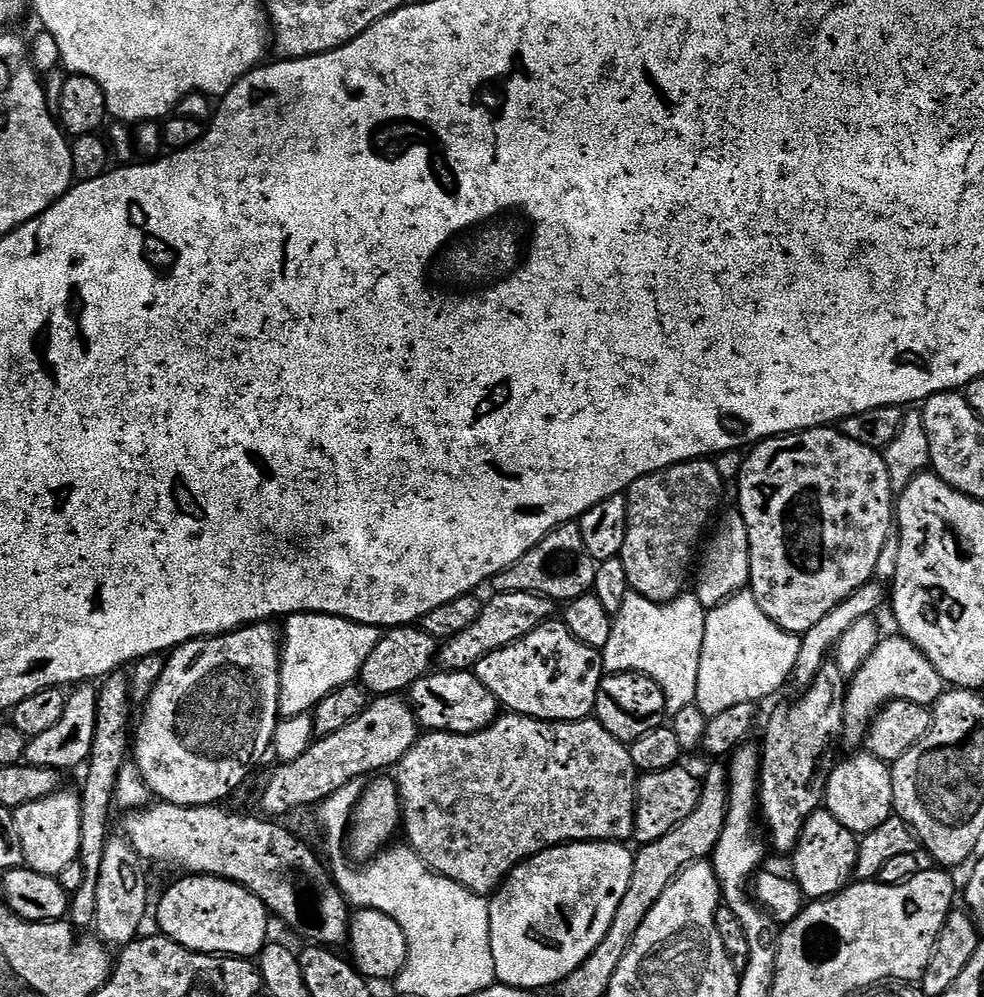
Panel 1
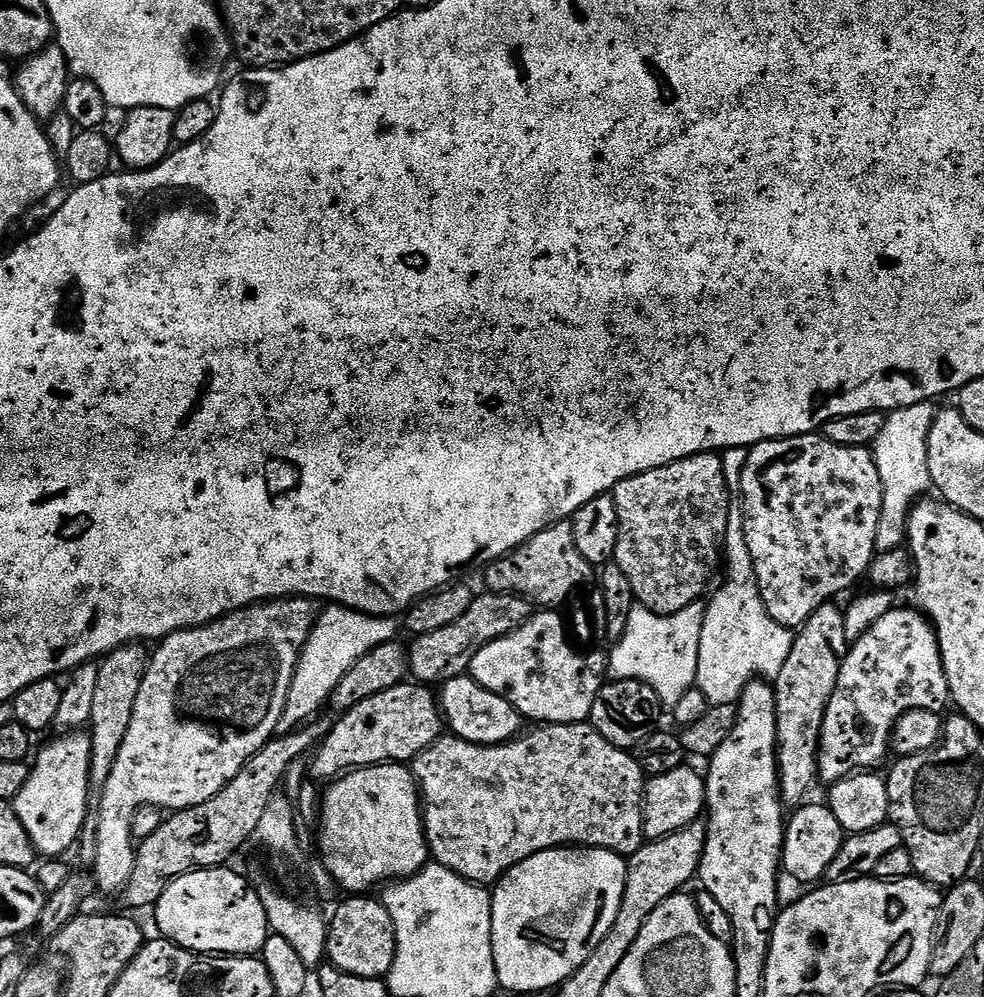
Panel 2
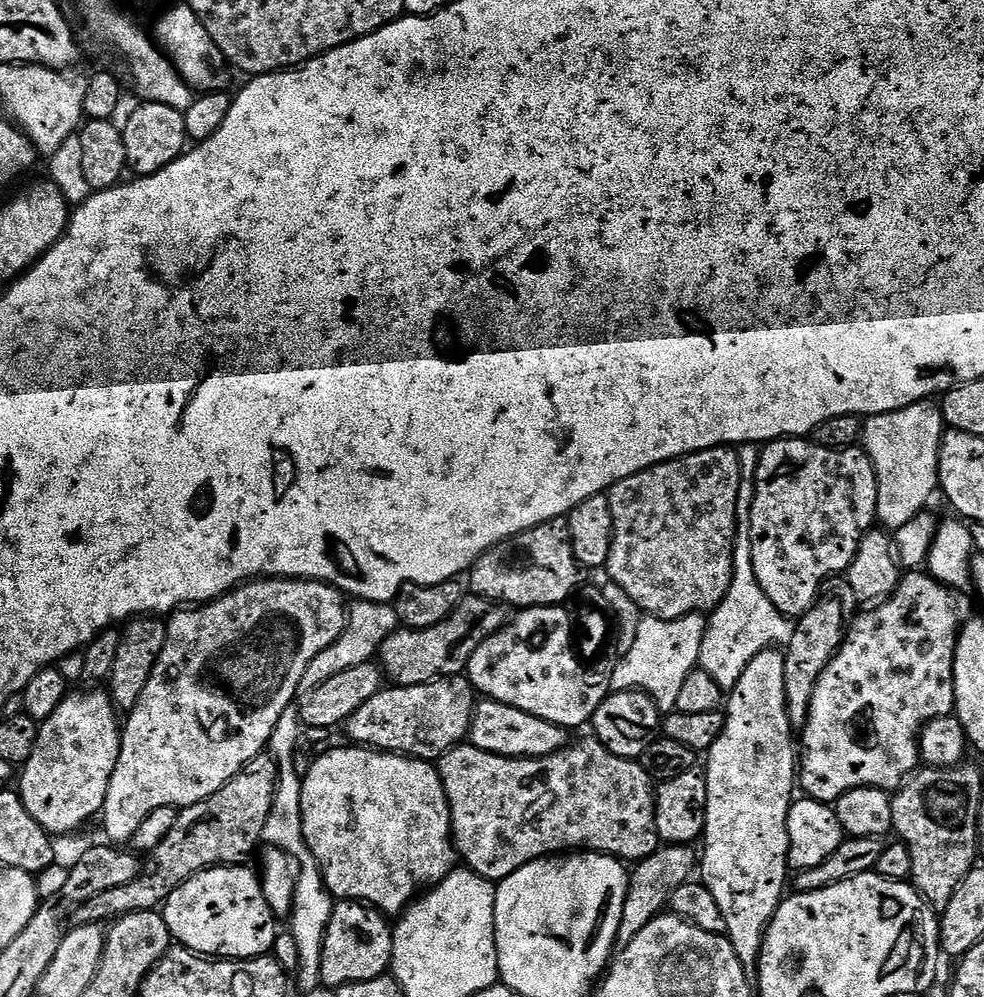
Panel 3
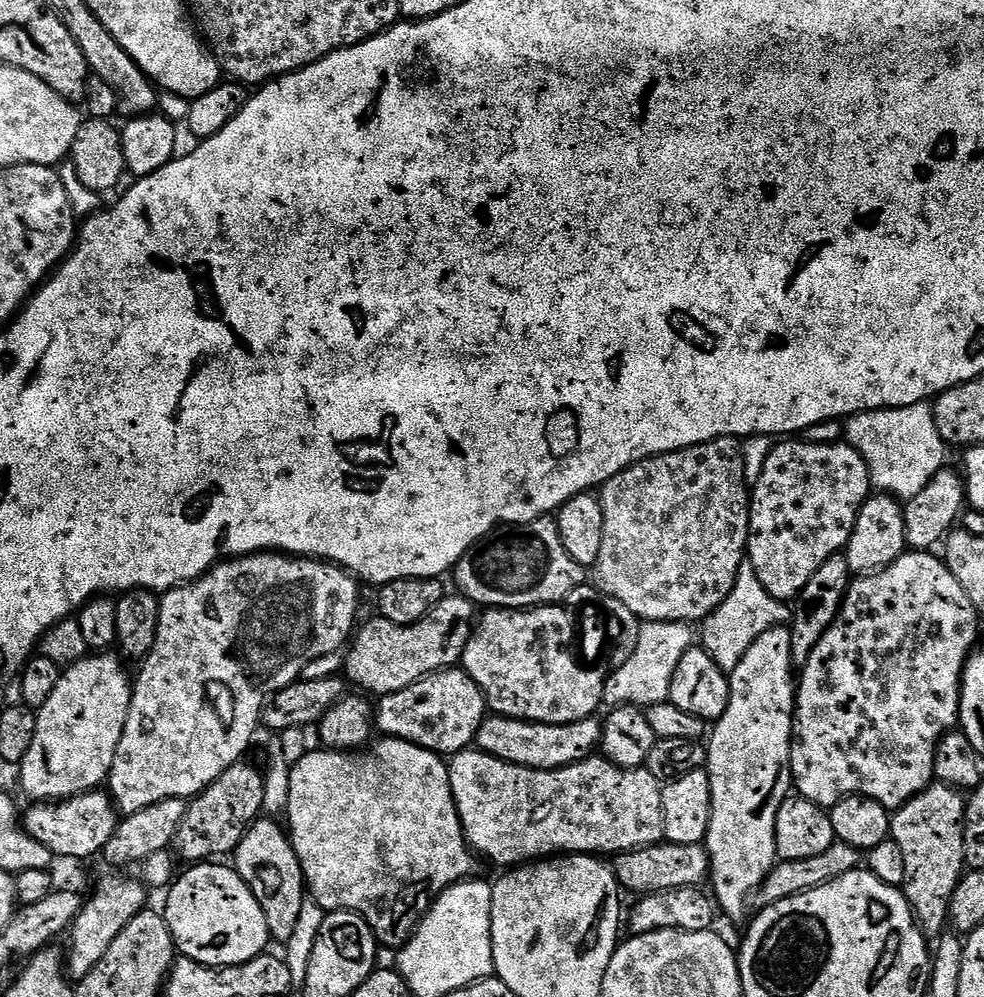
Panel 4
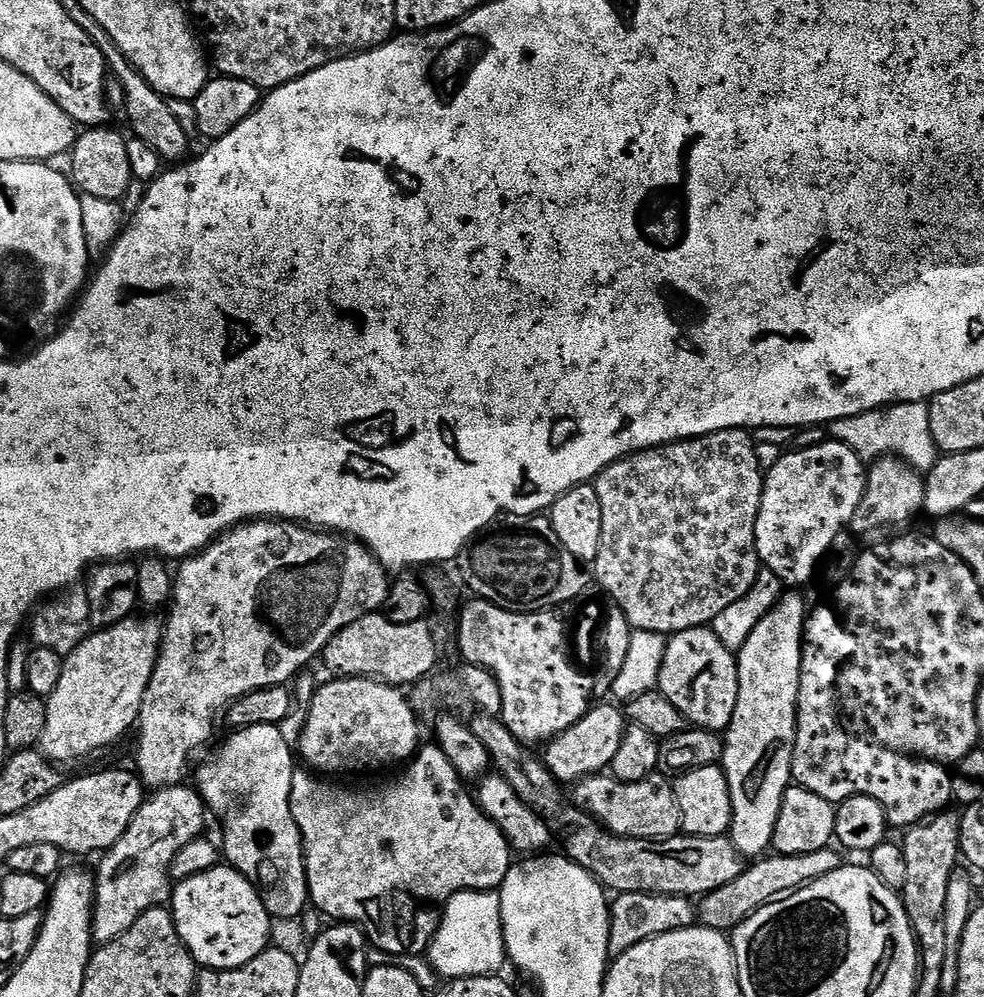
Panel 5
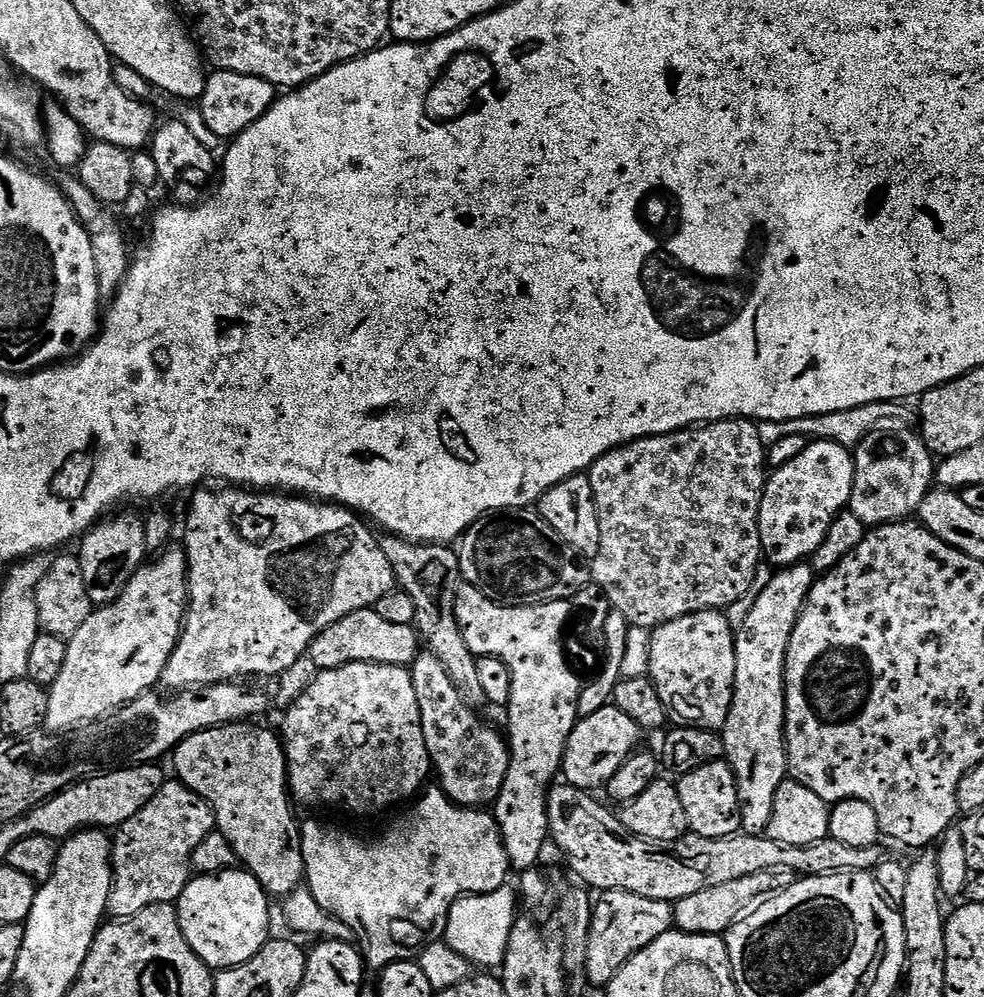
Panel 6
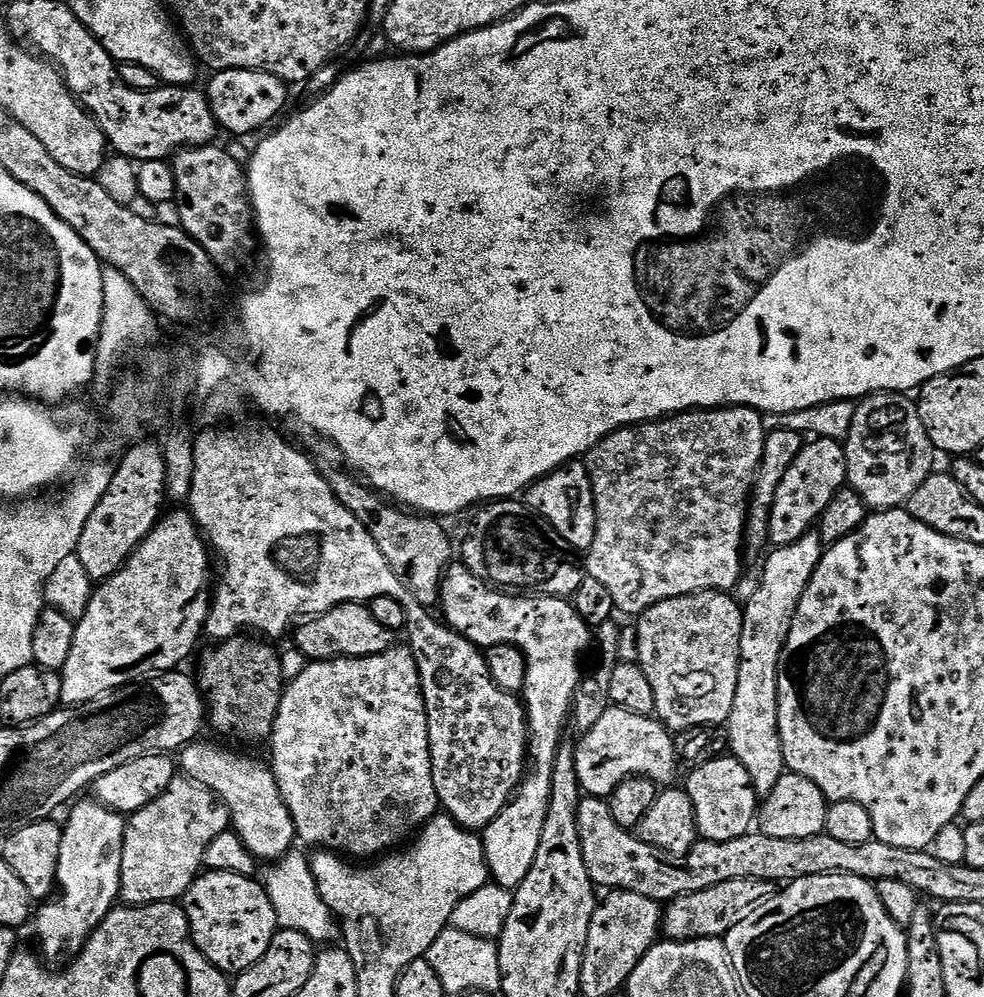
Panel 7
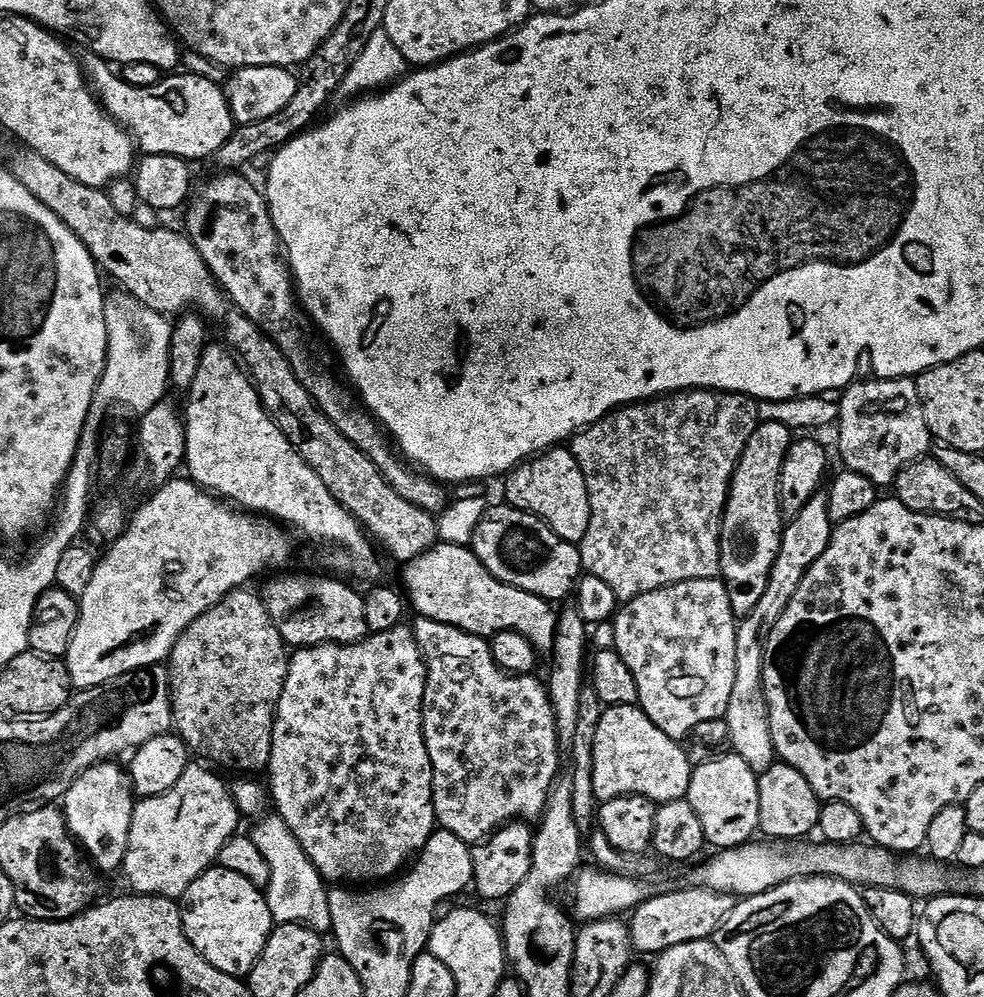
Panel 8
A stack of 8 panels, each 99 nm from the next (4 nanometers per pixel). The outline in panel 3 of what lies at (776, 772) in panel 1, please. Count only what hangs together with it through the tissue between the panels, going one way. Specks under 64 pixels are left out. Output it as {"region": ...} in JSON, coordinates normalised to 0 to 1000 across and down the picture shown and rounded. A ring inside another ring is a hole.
{"region":[[[851,576],[833,585],[829,603],[808,623],[809,631],[797,654],[797,675],[799,676],[799,708],[806,731],[813,732],[821,721],[821,709],[827,688],[838,668],[845,664],[858,642],[860,627],[863,625],[862,605],[868,599],[861,581]]]}

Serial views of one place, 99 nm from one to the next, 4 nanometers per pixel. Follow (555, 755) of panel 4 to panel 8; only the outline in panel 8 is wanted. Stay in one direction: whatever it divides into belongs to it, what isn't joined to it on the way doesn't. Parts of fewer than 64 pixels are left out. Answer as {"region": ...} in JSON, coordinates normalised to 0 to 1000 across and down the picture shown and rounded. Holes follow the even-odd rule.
{"region":[[[645,706],[640,708],[615,709],[608,725],[608,736],[604,743],[603,782],[604,796],[607,803],[613,804],[633,798],[654,798],[667,803],[668,807],[685,804],[698,799],[704,766],[699,763],[696,747],[689,742],[682,742],[661,720]]]}

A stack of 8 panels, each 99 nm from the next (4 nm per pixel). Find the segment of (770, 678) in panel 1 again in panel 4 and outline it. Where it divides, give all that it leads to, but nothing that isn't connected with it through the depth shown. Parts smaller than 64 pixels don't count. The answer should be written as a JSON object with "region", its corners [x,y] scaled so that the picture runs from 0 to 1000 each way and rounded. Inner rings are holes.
{"region":[[[757,564],[750,572],[746,592],[742,592],[738,604],[734,604],[734,608],[730,608],[730,612],[726,612],[713,624],[715,630],[713,648],[720,653],[722,660],[730,664],[730,668],[737,676],[743,676],[758,656],[758,652],[762,652],[762,648],[771,638],[778,636],[778,632],[784,630],[800,627],[802,622],[802,607],[796,602],[788,602],[778,592],[778,588],[770,584],[766,568],[762,564]]]}

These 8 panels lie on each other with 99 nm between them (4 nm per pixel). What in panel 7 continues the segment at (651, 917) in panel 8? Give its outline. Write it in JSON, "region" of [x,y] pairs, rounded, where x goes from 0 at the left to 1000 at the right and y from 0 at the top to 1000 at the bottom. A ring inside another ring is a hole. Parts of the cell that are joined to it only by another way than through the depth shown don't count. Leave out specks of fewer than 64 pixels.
{"region":[[[743,883],[730,885],[717,893],[691,899],[682,904],[673,915],[673,935],[679,943],[722,943],[739,939],[741,933],[758,917],[766,914],[786,898],[787,887],[784,883]]]}

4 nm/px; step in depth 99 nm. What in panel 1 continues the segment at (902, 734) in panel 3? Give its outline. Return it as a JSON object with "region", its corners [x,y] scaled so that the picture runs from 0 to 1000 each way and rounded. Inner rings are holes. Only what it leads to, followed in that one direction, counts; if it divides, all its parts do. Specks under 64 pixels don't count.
{"region":[[[908,636],[907,639],[895,641],[894,647],[888,652],[888,656],[884,656],[884,660],[880,660],[876,672],[872,672],[872,676],[868,676],[860,686],[858,696],[858,737],[857,745],[862,745],[866,752],[879,745],[882,737],[882,728],[886,725],[890,715],[897,712],[907,702],[924,702],[925,704],[933,704],[940,708],[950,706],[953,699],[961,692],[959,681],[953,676],[953,672],[949,672],[949,668],[945,664],[945,660],[941,660],[941,656],[937,656],[937,652],[930,650],[920,638]]]}

